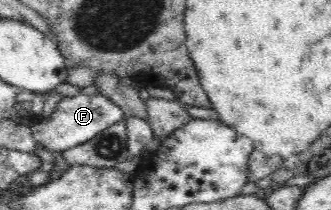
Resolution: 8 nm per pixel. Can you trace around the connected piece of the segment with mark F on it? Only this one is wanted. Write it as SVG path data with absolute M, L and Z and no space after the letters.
M80 92L73 97L62 97L48 119L43 118L43 122L31 124L30 127L36 144L42 144L51 152L63 152L90 141L96 134L102 133L108 126L123 118L125 116L122 108L105 95L99 93L87 95Z

